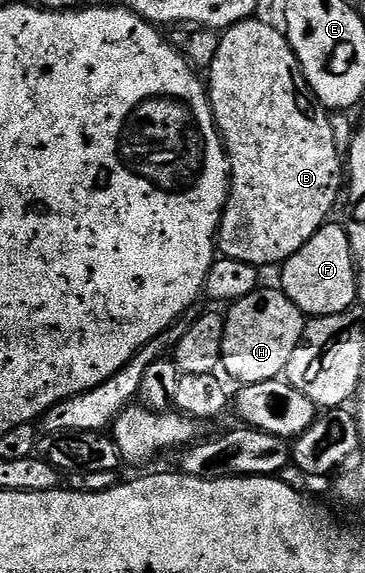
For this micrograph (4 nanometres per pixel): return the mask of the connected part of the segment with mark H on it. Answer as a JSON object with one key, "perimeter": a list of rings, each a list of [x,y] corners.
{"perimeter":[[[260,289],[249,293],[249,297],[230,304],[223,324],[222,370],[227,370],[228,380],[236,379],[236,384],[260,383],[280,378],[293,357],[293,349],[303,336],[305,316],[289,301],[282,290]]]}

